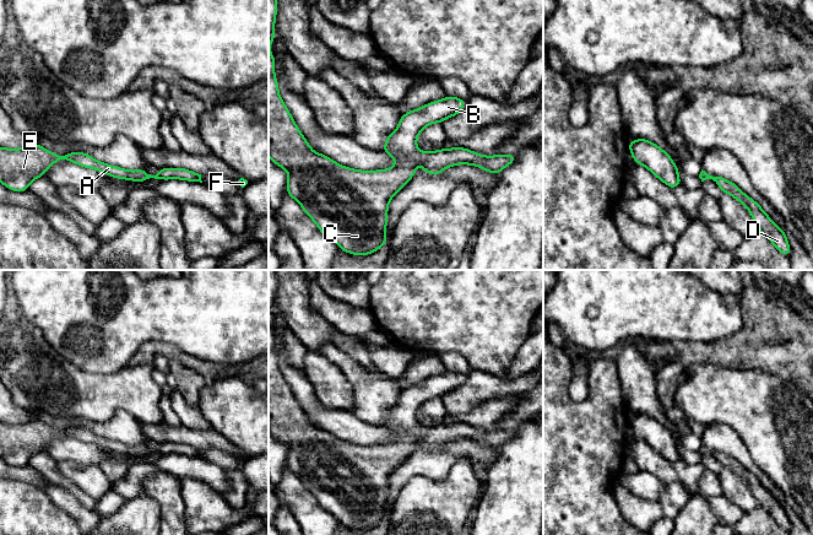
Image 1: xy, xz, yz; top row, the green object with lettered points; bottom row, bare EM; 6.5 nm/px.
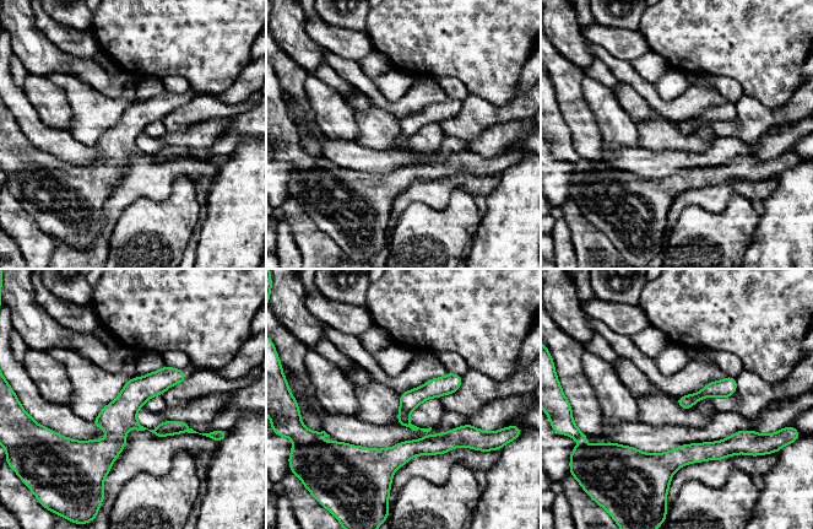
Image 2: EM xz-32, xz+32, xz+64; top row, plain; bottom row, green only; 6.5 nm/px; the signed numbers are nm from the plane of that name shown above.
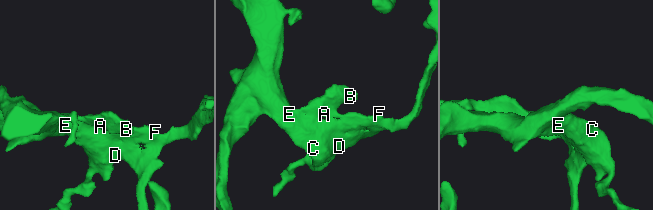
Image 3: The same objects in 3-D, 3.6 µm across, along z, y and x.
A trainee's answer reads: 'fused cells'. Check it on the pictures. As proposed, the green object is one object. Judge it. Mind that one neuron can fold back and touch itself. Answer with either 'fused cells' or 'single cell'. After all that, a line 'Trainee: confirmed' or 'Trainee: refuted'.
single cell
Trainee: refuted

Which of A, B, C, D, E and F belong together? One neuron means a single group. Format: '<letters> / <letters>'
A B C D E F

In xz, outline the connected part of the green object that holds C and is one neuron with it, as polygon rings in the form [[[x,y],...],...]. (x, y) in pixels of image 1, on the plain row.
[[[269,270],[269,432],[276,441],[288,447],[287,470],[298,476],[304,487],[316,498],[319,506],[331,513],[343,526],[353,530],[369,530],[389,517],[385,510],[389,477],[416,450],[417,445],[413,442],[416,438],[421,438],[430,450],[437,450],[456,439],[472,439],[498,449],[516,436],[516,428],[489,432],[464,422],[422,427],[416,421],[419,407],[427,400],[443,398],[464,384],[466,375],[450,371],[401,390],[396,406],[385,414],[385,422],[381,425],[397,436],[389,444],[352,444],[336,438],[325,429],[314,427],[278,368],[275,352],[276,335],[270,324],[270,318],[276,313],[276,290],[276,270]]]

